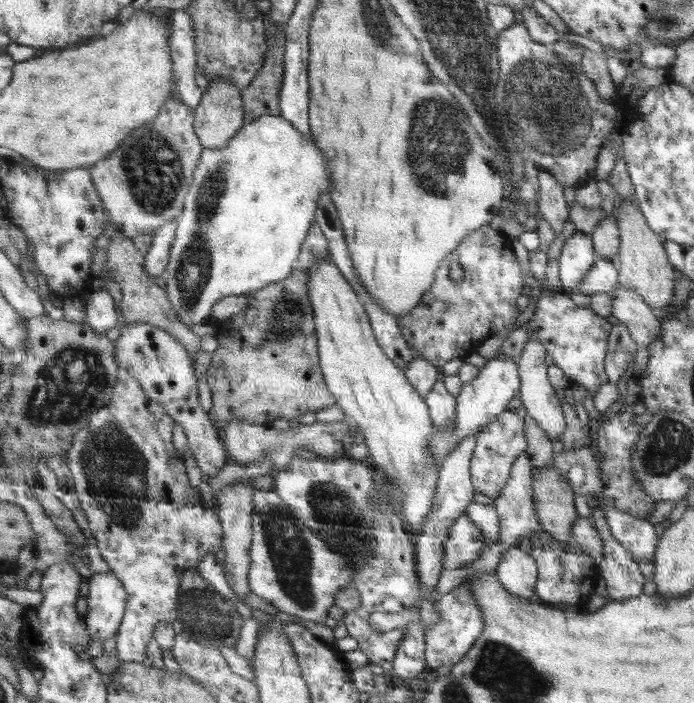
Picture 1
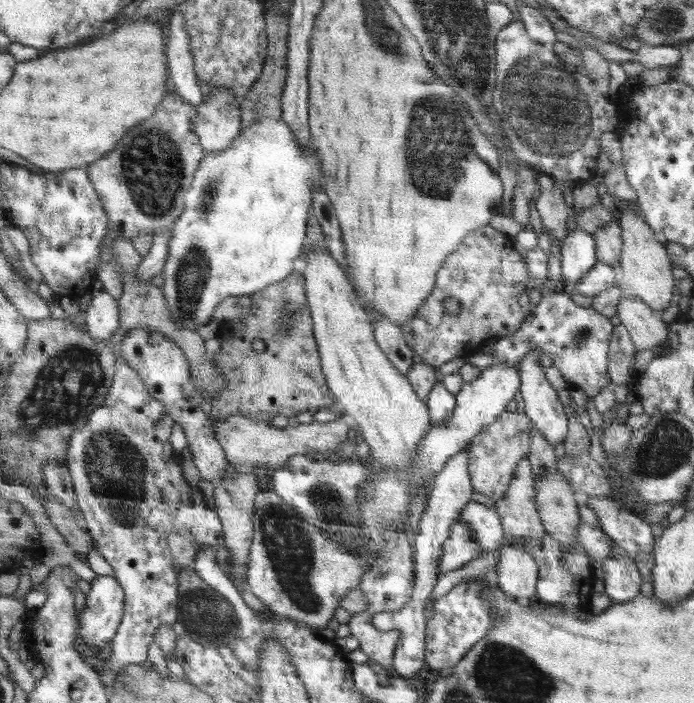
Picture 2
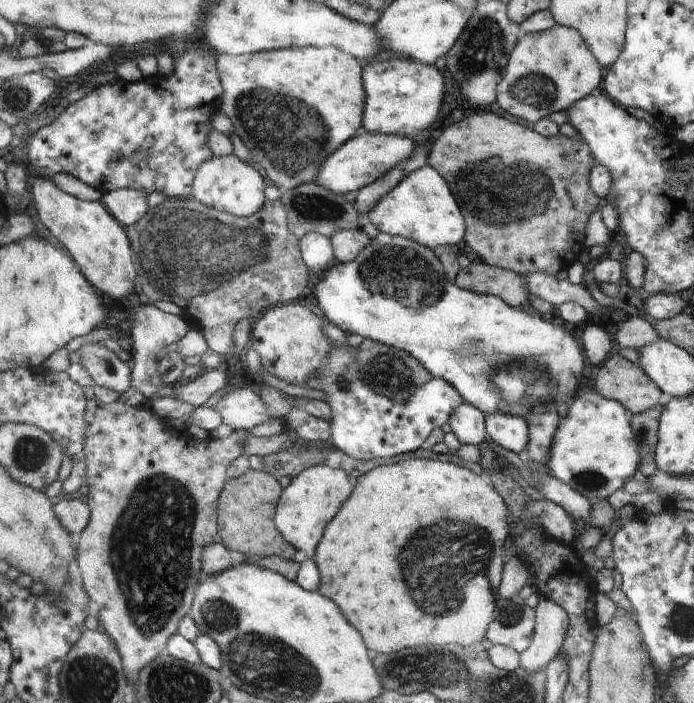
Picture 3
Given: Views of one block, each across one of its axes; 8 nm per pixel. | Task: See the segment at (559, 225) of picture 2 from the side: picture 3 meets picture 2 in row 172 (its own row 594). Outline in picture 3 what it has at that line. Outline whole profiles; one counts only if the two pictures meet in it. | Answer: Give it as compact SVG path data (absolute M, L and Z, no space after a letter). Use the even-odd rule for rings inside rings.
M537 594L539 602L535 606L535 640L531 646L519 654L519 664L529 674L543 670L563 648L569 616L553 600L543 594Z

